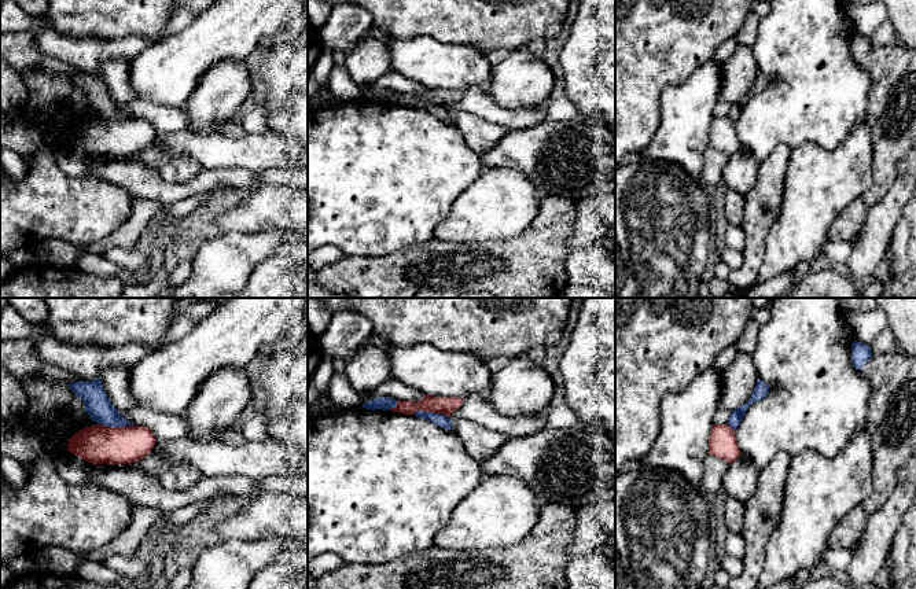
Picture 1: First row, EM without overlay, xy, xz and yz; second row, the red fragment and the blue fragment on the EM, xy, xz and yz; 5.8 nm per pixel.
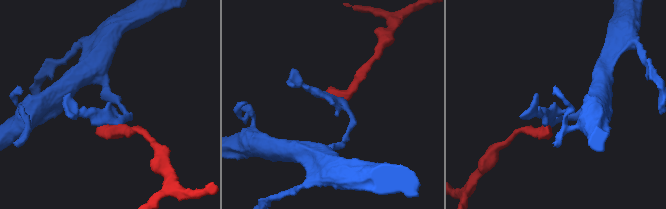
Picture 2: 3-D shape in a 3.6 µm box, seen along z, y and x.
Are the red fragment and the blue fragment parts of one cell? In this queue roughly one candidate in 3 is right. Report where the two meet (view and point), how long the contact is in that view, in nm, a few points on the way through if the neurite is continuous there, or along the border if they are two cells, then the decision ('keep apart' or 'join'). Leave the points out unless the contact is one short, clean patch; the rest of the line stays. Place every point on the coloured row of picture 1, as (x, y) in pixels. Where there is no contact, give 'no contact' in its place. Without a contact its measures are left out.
meets red in xy at (116, 427); contact 220 nm long; border along xy (98, 423), (133, 426); keep apart

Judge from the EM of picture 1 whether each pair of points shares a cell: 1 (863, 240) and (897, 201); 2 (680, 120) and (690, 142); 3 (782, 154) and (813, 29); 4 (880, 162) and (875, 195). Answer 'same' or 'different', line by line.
1: same
2: same
3: different
4: same

